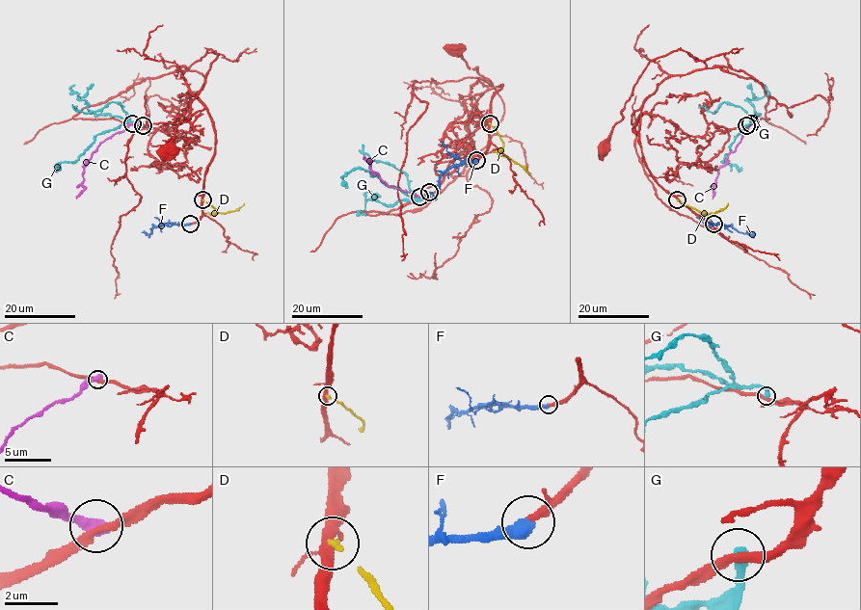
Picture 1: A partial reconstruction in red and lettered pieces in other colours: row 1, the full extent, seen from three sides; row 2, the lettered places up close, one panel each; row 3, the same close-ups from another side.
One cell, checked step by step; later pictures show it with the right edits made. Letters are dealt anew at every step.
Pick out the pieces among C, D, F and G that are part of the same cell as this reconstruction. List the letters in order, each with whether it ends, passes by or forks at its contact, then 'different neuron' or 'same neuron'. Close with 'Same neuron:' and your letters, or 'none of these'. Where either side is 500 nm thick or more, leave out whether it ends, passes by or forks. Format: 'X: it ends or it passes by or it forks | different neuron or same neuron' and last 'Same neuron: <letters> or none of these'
C: different neuron
D: it ends | different neuron
F: it ends | same neuron
G: it ends | different neuron
Same neuron: F

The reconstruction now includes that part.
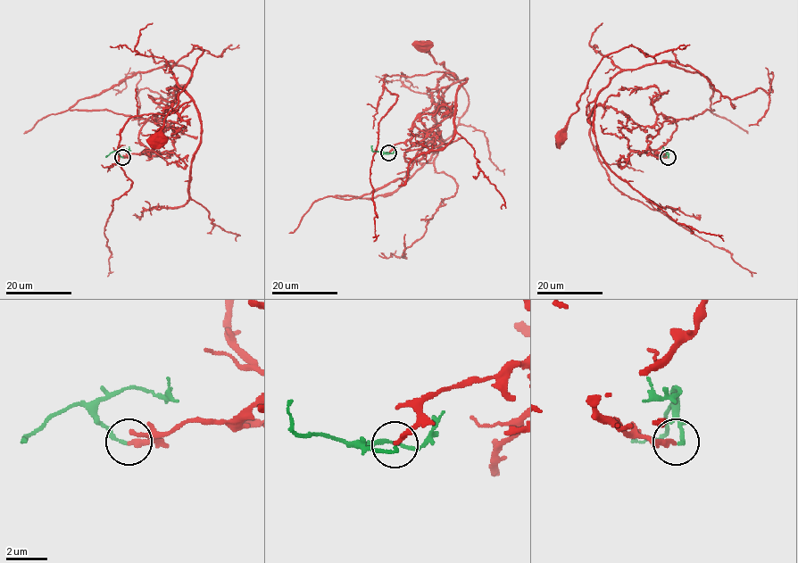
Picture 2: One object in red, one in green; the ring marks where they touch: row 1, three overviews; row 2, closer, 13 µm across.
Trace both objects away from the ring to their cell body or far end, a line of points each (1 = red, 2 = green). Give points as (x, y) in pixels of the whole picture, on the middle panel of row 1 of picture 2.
1: (388, 153), (407, 140), (411, 145), (403, 178), (336, 196), (396, 192), (458, 124), (469, 95), (423, 45)
2: (388, 153), (383, 153), (393, 153), (394, 148)

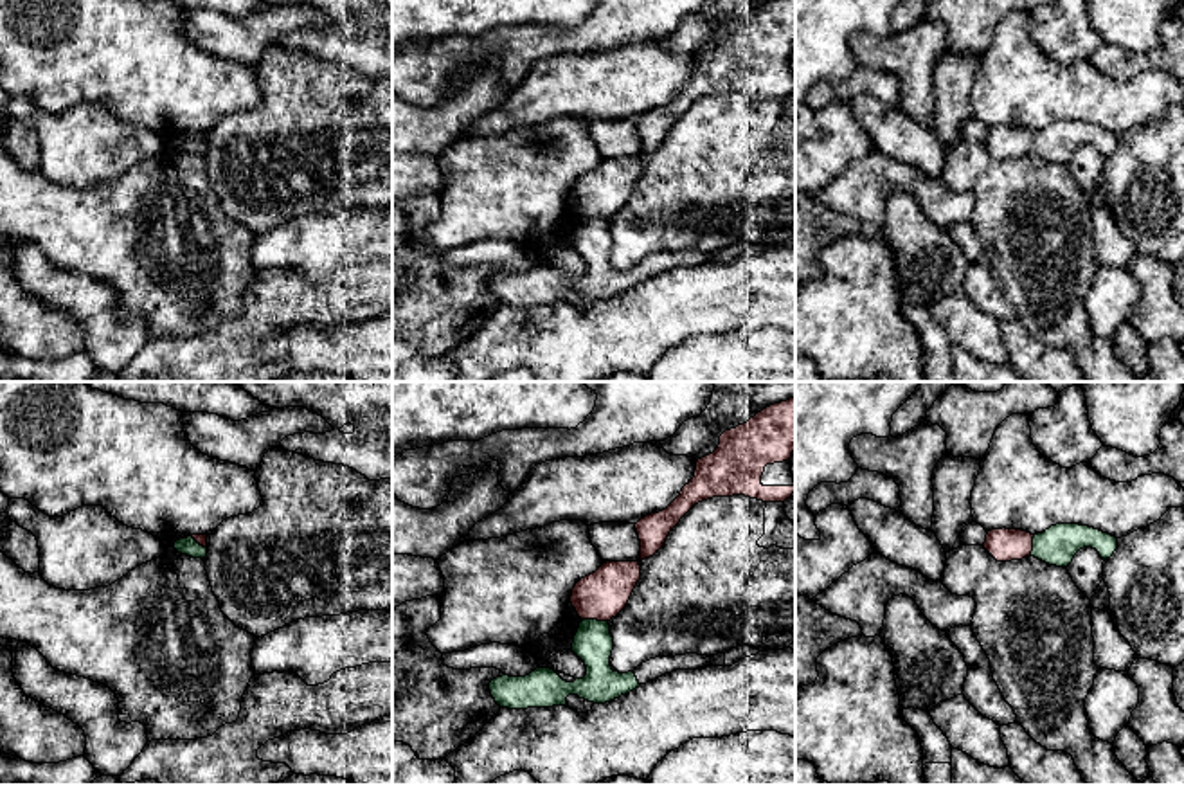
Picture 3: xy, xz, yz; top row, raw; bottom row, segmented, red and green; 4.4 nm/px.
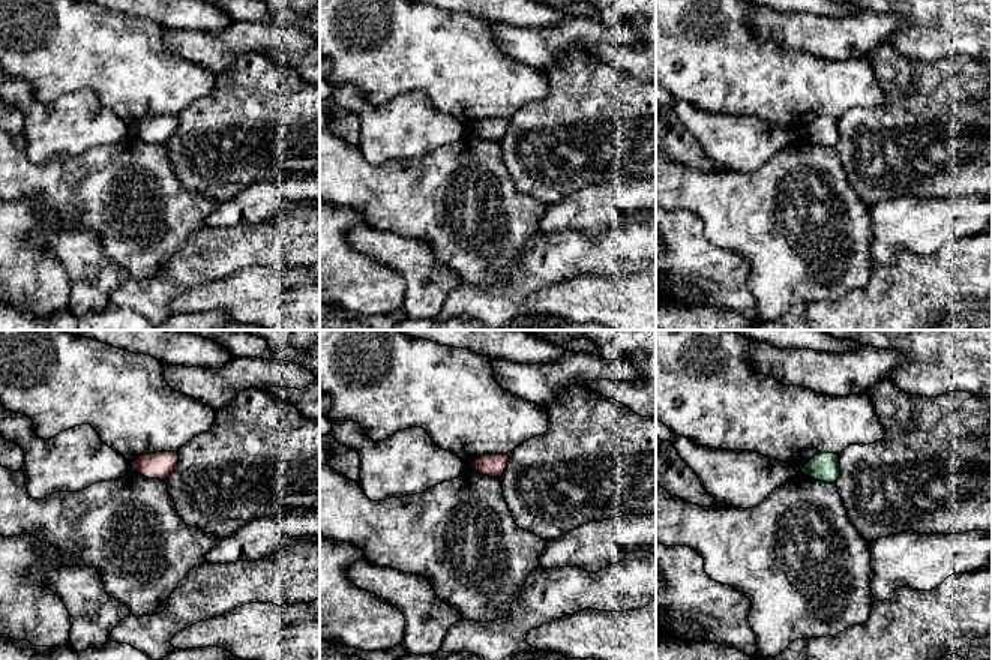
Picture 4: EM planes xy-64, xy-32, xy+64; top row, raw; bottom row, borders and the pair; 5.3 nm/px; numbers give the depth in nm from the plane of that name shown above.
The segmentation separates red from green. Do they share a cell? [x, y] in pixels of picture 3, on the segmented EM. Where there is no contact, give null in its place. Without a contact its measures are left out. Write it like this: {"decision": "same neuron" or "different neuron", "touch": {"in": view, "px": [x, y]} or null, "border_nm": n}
{"decision": "different neuron", "touch": {"in": "xz", "px": [596, 618]}, "border_nm": 110}

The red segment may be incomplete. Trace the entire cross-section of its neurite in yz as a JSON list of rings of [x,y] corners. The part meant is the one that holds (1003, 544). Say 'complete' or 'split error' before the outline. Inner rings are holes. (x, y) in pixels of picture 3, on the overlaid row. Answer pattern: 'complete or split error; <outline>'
complete; [[[991,529],[986,535],[984,549],[997,562],[1022,560],[1033,551],[1033,537],[1022,529]]]

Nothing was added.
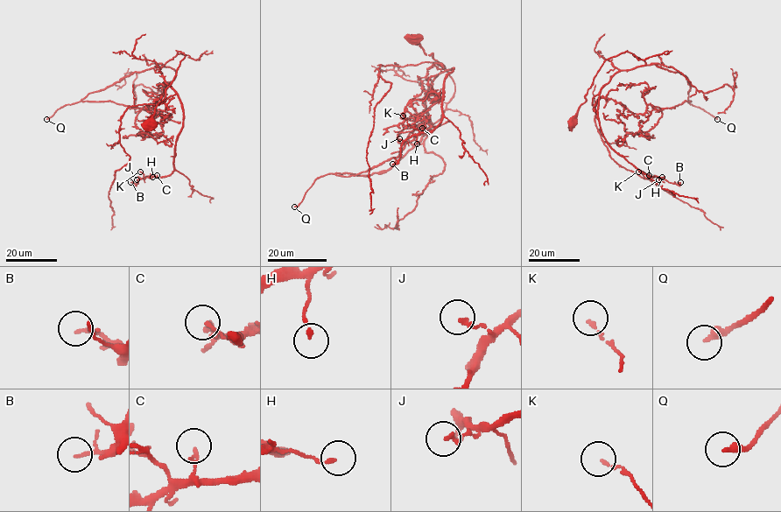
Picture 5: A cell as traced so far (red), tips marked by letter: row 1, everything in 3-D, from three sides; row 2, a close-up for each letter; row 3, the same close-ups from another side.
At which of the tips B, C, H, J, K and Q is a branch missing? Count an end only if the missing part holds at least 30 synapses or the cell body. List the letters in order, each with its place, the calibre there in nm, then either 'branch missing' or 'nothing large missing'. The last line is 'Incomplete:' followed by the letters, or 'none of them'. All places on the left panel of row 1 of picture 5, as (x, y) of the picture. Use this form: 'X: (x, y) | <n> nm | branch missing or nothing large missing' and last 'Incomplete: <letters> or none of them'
B: (130, 182) | 100 nm | nothing large missing
C: (157, 175) | 140 nm | nothing large missing
H: (152, 177) | 160 nm | nothing large missing
J: (137, 179) | 140 nm | nothing large missing
K: (140, 171) | 120 nm | nothing large missing
Q: (46, 119) | 320 nm | branch missing
Incomplete: Q

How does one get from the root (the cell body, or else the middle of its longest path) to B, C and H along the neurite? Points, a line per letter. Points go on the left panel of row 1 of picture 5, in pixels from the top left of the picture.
B: (150, 123), (185, 57), (180, 52), (159, 70), (183, 113), (173, 171), (130, 182)
C: (150, 123), (185, 57), (180, 52), (159, 70), (178, 96), (183, 121), (173, 171), (157, 175)
H: (150, 123), (185, 57), (180, 52), (159, 70), (183, 113), (173, 171), (152, 177)

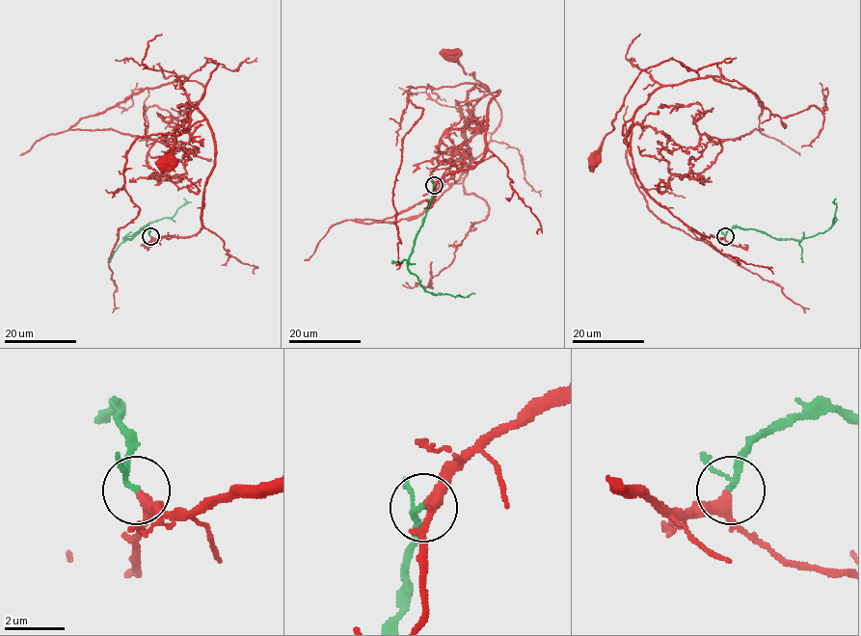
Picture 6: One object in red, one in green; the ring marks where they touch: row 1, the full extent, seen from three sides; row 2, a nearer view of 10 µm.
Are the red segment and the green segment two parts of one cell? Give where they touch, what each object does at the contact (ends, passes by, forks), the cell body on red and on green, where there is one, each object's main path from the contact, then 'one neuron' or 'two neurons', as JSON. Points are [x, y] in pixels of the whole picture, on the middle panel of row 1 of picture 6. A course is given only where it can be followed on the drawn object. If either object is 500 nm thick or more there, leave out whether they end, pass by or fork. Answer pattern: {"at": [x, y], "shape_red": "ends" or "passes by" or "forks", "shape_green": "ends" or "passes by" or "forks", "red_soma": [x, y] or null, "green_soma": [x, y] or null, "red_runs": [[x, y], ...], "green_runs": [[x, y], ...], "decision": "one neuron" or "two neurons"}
{"at": [434, 185], "shape_red": "passes by", "shape_green": "passes by", "red_soma": [451, 55], "green_soma": null, "red_runs": [[434, 185], [486, 152], [498, 91], [486, 94], [465, 124], [472, 158], [500, 119], [451, 54]], "green_runs": [[434, 185], [423, 224], [409, 257], [408, 269], [427, 292], [468, 297], [470, 294], [468, 296]], "decision": "one neuron"}

